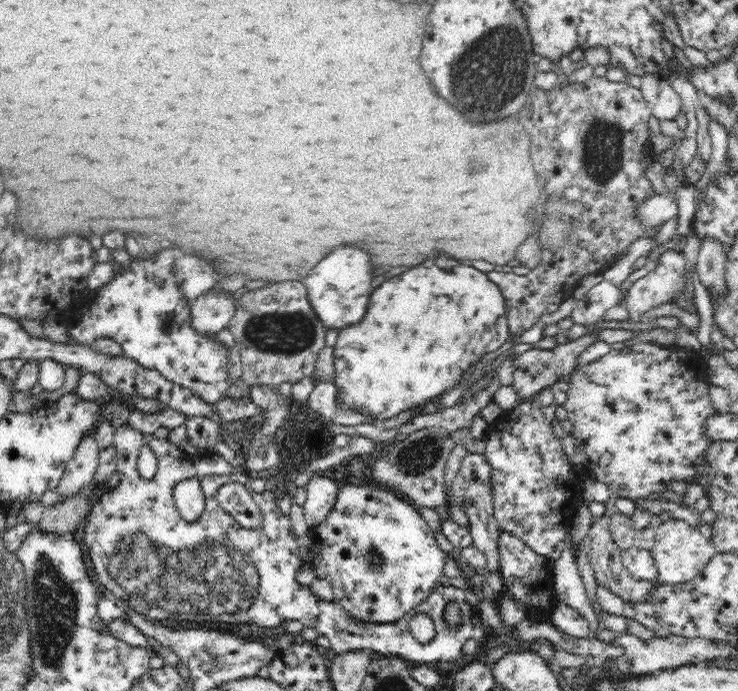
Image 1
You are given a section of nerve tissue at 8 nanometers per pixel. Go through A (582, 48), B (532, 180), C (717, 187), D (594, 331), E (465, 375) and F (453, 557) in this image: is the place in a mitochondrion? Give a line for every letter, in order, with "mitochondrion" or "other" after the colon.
A: other
B: other
C: mitochondrion
D: other
E: other
F: other

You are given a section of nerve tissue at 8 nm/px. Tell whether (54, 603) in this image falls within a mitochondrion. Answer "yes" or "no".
yes

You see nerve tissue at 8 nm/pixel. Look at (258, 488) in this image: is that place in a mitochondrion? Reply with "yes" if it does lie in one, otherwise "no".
no

